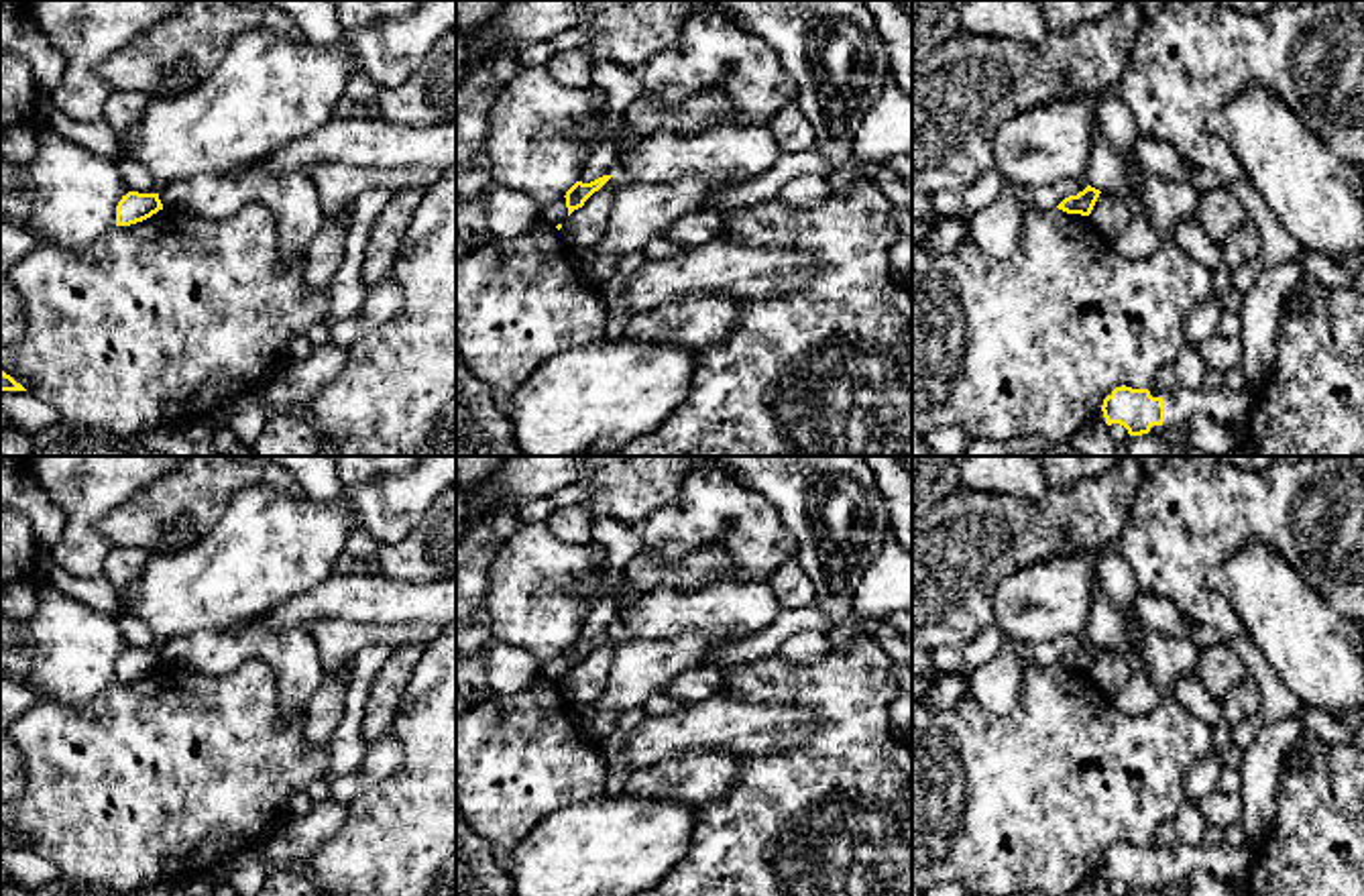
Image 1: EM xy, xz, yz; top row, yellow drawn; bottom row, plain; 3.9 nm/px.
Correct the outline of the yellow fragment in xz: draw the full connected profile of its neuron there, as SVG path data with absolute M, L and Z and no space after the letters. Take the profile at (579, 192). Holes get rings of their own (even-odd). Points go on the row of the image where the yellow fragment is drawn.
M603 175L590 183L582 183L582 181L576 181L568 191L566 191L566 208L568 208L568 216L582 208L584 202L594 193L599 191L613 175Z

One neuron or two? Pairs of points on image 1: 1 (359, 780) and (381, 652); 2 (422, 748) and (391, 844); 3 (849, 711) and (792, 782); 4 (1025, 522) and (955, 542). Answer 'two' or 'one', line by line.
1: two
2: one
3: one
4: one

